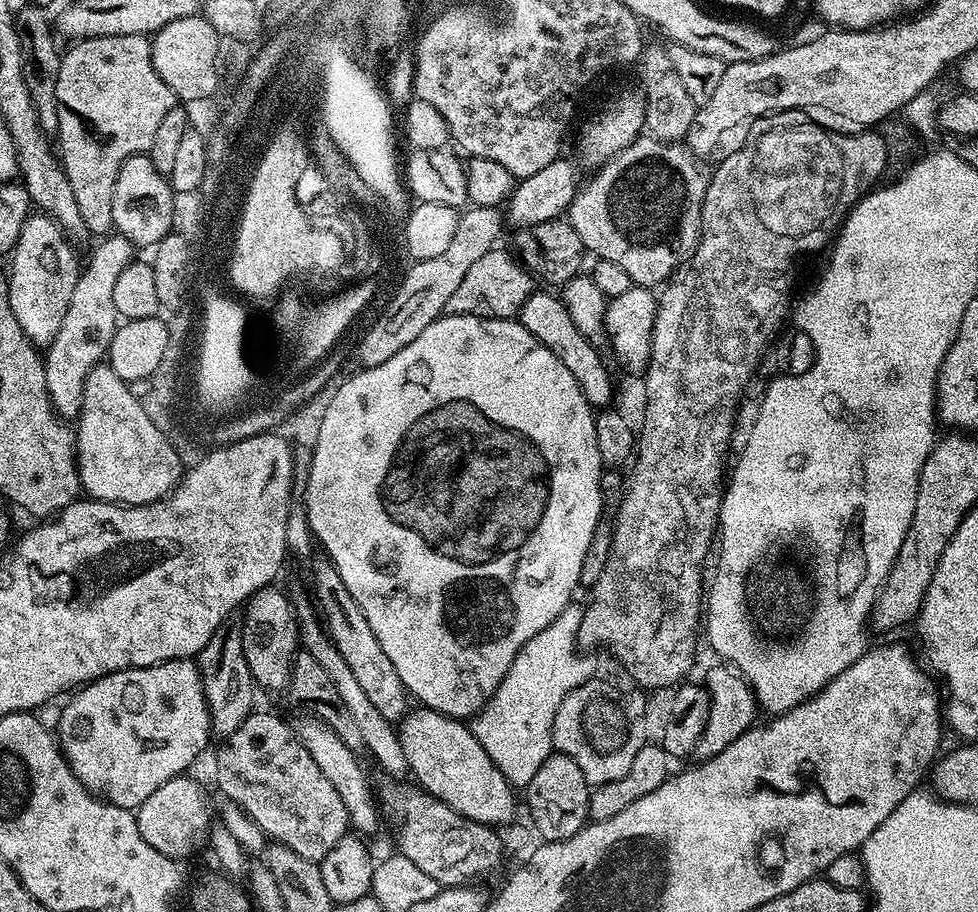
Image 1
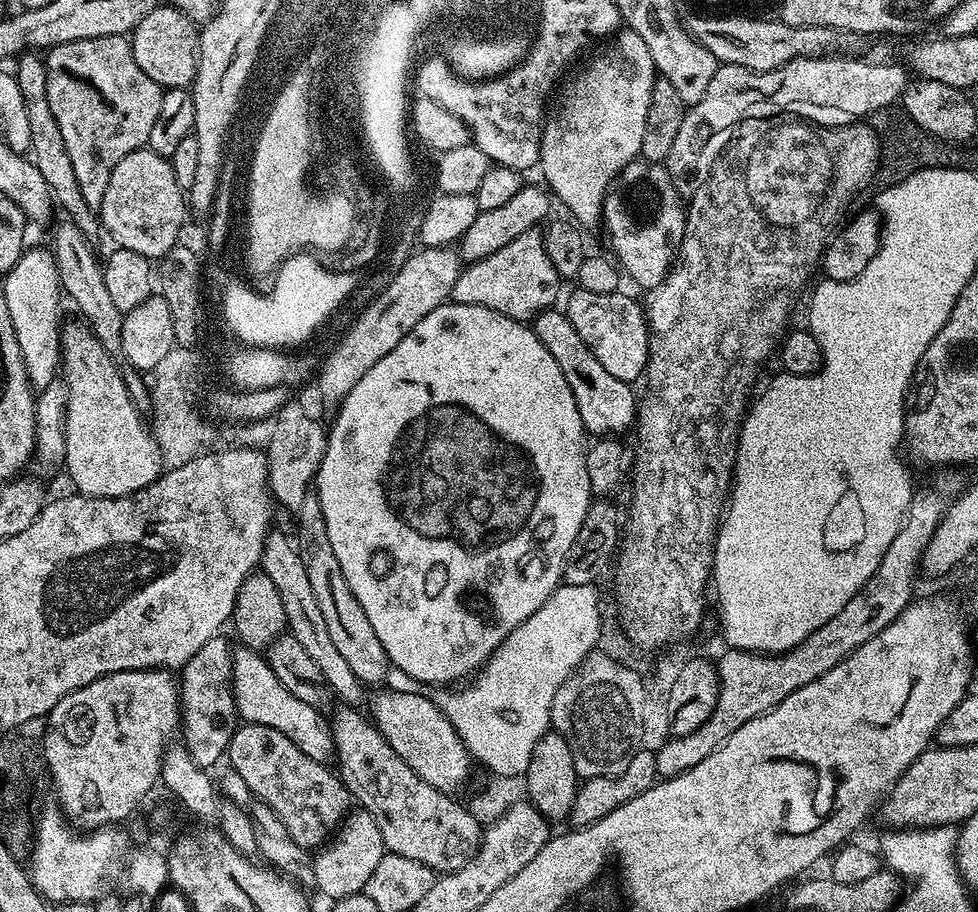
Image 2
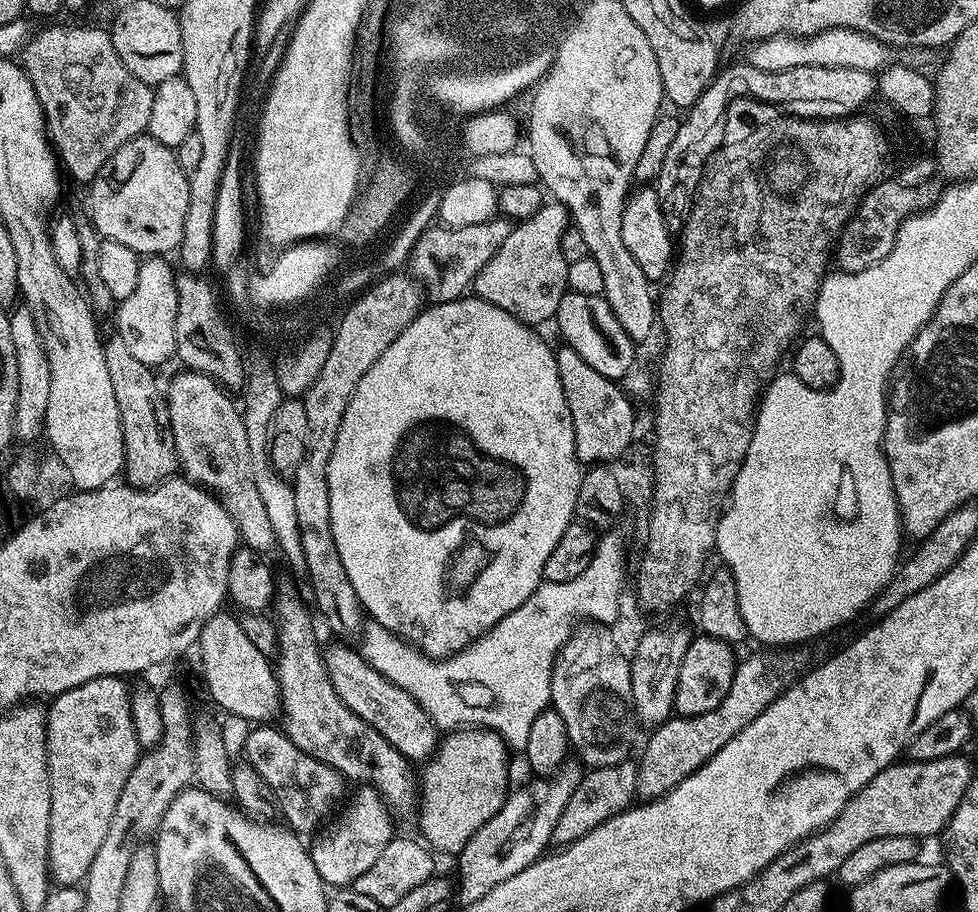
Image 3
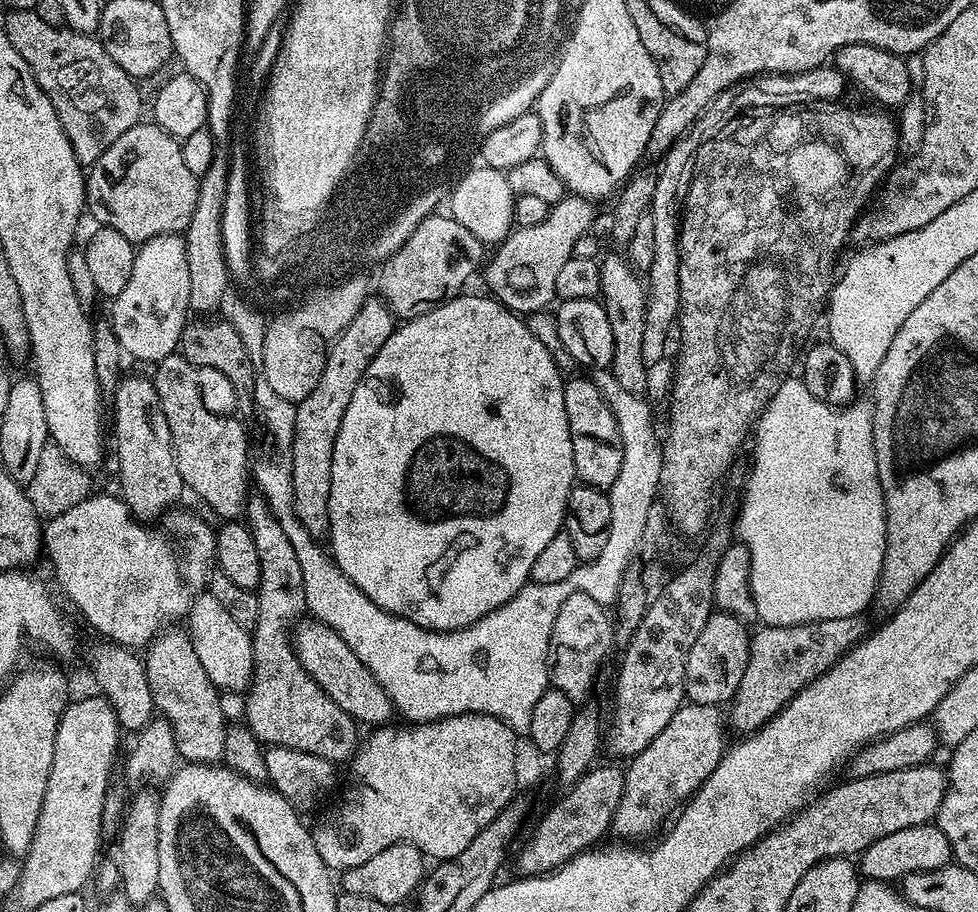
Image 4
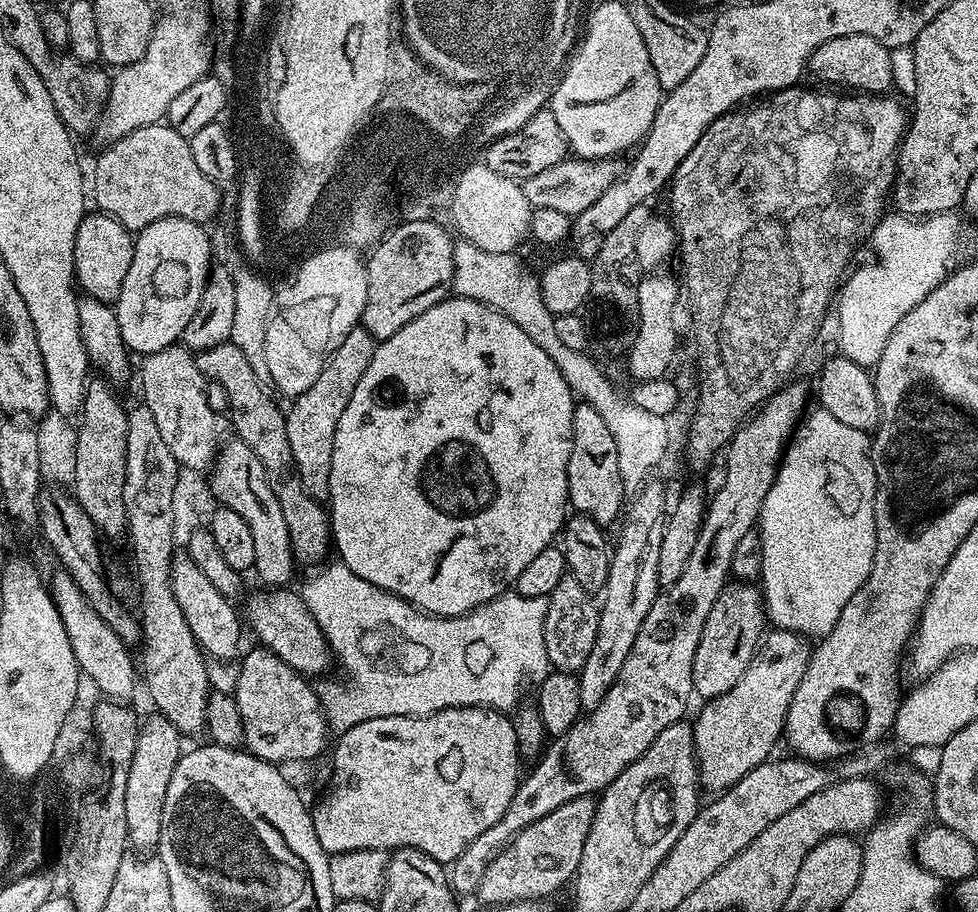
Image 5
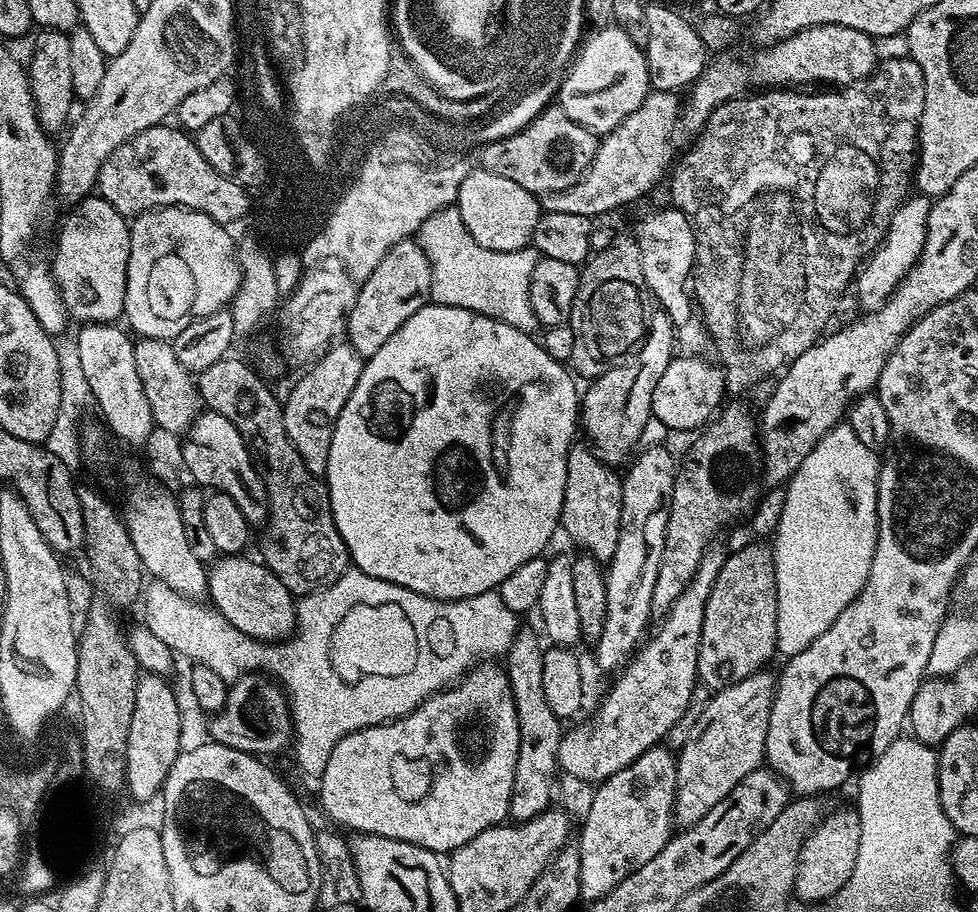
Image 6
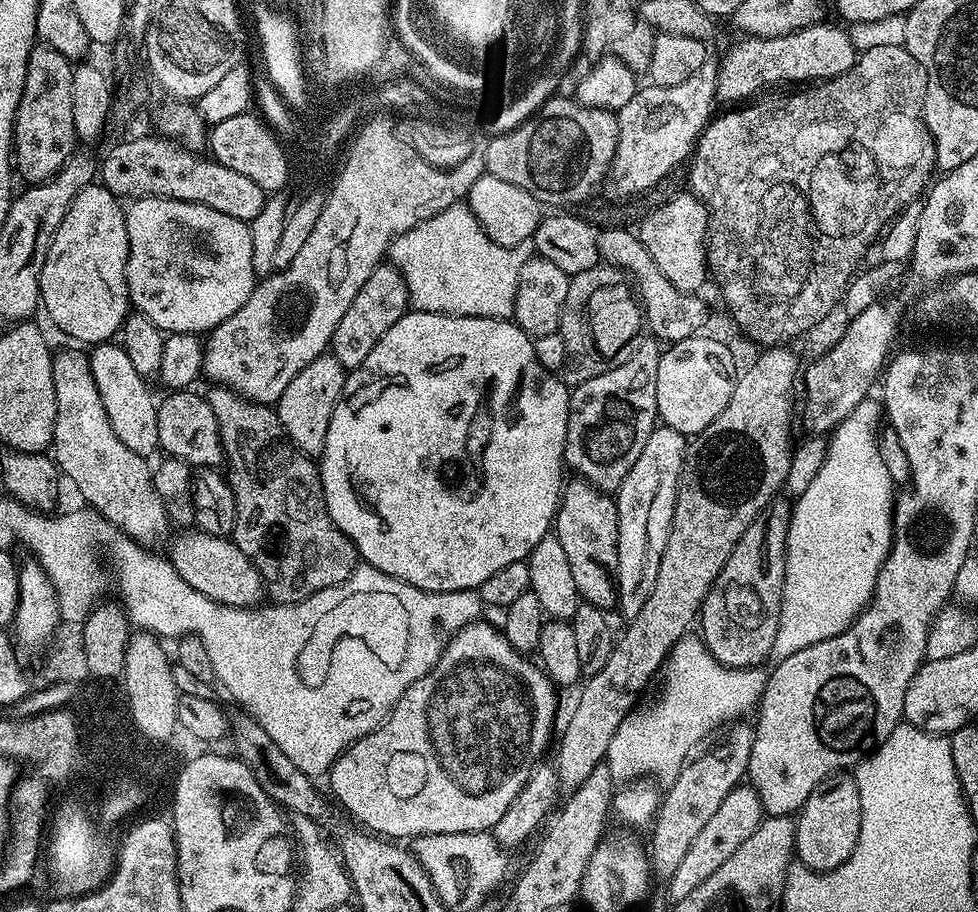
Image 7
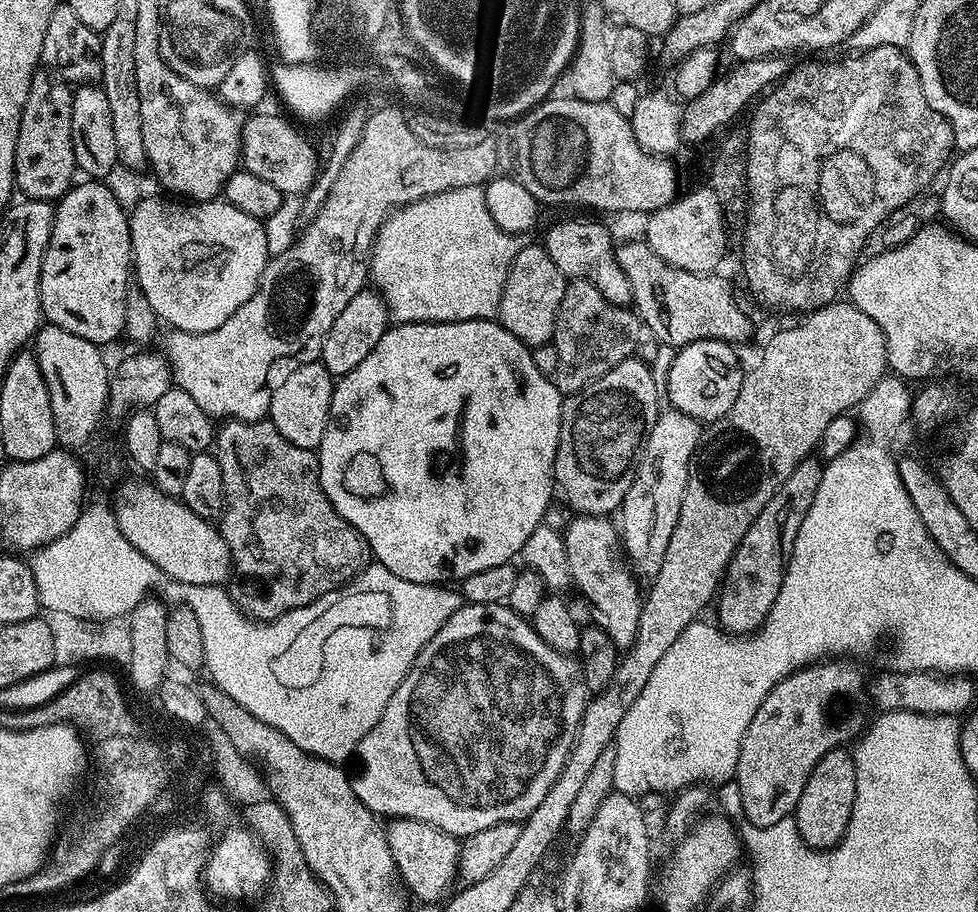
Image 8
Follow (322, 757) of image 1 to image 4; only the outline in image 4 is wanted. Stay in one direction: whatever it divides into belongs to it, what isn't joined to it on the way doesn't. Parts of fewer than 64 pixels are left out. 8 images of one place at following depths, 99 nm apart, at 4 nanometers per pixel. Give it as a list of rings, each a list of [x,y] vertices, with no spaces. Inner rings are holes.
[[[205,590],[188,611],[186,631],[194,642],[194,651],[198,653],[198,662],[202,662],[202,670],[206,670],[206,678],[210,678],[216,689],[224,694],[243,693],[252,683],[252,638],[249,629],[238,626],[234,617],[218,603],[218,598]]]

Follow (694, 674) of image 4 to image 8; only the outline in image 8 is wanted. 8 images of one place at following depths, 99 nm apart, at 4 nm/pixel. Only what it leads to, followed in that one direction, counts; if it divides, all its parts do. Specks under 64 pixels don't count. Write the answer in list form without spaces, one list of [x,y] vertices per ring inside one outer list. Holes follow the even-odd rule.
[[[809,458],[794,466],[794,474],[774,490],[774,498],[762,506],[762,514],[754,518],[750,530],[732,555],[727,573],[718,589],[715,601],[719,627],[736,638],[744,638],[764,627],[764,620],[782,590],[782,578],[788,569],[788,559],[794,550],[794,538],[802,526],[802,518],[810,514],[814,494],[818,494],[818,482],[822,482],[824,464],[819,459]]]

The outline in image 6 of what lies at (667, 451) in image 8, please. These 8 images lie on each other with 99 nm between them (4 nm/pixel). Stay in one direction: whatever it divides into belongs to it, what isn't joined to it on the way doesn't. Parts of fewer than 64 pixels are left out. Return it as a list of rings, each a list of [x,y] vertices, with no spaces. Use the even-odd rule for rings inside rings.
[[[648,446],[643,450],[644,453],[641,451],[627,465],[628,473],[622,476],[624,489],[618,550],[614,550],[614,558],[606,568],[606,626],[602,626],[602,638],[594,642],[596,664],[604,672],[619,669],[635,653],[645,639],[644,627],[648,619],[654,616],[654,578],[658,578],[658,566],[662,562],[668,503],[678,475],[678,464],[672,461],[664,446]]]

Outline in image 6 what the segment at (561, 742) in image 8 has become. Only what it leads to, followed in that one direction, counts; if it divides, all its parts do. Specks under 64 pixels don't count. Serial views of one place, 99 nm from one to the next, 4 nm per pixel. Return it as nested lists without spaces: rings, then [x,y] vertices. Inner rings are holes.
[[[481,662],[475,668],[468,669],[455,684],[447,687],[442,692],[423,700],[410,714],[400,717],[386,724],[375,724],[369,728],[363,728],[357,732],[346,734],[338,746],[330,754],[330,762],[326,762],[326,770],[318,778],[320,784],[320,808],[336,824],[348,828],[352,832],[365,832],[366,834],[378,834],[386,838],[398,838],[402,842],[410,842],[422,846],[426,850],[437,854],[450,854],[456,848],[460,848],[470,838],[482,834],[482,830],[495,828],[497,824],[503,824],[509,819],[508,800],[511,798],[511,788],[514,786],[515,767],[518,766],[518,742],[520,731],[518,730],[518,714],[514,706],[514,698],[507,671],[500,668],[496,662]]]

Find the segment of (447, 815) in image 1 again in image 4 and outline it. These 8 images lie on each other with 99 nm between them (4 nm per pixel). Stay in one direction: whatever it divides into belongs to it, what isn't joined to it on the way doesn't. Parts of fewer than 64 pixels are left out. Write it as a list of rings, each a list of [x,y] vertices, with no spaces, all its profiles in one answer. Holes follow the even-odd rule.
[[[259,494],[249,495],[246,505],[246,523],[248,528],[254,534],[254,546],[258,546],[258,562],[262,562],[262,578],[260,579],[259,588],[255,589],[256,597],[258,598],[258,622],[254,631],[251,633],[252,638],[252,683],[246,689],[246,697],[248,696],[248,705],[245,706],[244,712],[248,729],[260,739],[264,746],[288,747],[298,751],[305,751],[306,754],[318,755],[323,759],[331,762],[351,761],[356,754],[358,747],[358,736],[356,740],[356,728],[358,729],[357,721],[352,719],[350,714],[346,714],[346,710],[342,710],[338,706],[338,702],[334,702],[334,698],[330,698],[330,694],[326,694],[326,690],[322,690],[322,686],[318,686],[318,682],[314,682],[314,678],[310,678],[310,674],[302,666],[302,662],[296,657],[296,645],[294,643],[293,633],[290,631],[295,629],[298,621],[305,615],[308,603],[306,602],[306,586],[302,582],[302,566],[298,566],[298,557],[294,555],[294,546],[290,546],[290,538],[286,538],[285,531],[278,522],[278,518],[274,516],[270,510],[270,506],[265,502],[264,497]]]

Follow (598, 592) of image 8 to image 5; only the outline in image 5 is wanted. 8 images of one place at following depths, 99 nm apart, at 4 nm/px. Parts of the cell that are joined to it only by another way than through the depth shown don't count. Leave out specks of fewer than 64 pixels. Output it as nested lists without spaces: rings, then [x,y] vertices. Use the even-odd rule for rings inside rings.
[[[580,402],[572,409],[572,453],[568,459],[568,502],[579,515],[588,516],[602,526],[621,519],[626,508],[626,485],[618,470],[618,446],[594,406]]]

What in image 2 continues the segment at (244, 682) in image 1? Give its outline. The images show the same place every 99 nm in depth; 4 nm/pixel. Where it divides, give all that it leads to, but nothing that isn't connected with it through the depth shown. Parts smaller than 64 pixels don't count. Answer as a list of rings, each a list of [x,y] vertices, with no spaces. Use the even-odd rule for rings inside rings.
[[[227,635],[210,638],[190,662],[179,669],[180,723],[184,744],[193,761],[201,766],[219,765],[225,759],[228,745],[238,727],[236,703],[232,693],[233,645],[228,645]]]

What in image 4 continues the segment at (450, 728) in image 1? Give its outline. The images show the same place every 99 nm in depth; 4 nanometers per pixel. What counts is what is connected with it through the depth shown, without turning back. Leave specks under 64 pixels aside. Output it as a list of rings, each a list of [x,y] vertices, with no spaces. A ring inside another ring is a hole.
[[[315,618],[301,619],[294,629],[294,643],[296,657],[310,678],[314,678],[314,682],[318,682],[318,686],[322,686],[322,690],[326,690],[326,694],[330,694],[330,698],[334,698],[334,702],[338,702],[338,706],[346,710],[346,714],[350,714],[353,720],[367,726],[384,726],[391,721],[388,719],[394,716],[394,709],[386,690],[382,690],[374,674],[370,674],[358,654],[354,654],[354,650],[342,642],[332,627]]]

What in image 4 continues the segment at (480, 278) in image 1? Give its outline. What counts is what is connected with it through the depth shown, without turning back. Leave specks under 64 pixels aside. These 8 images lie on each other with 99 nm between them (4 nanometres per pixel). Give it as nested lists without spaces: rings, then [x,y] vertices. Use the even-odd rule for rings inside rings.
[[[566,194],[557,204],[549,207],[542,222],[535,226],[517,227],[509,232],[505,240],[495,245],[493,252],[496,253],[484,272],[484,280],[489,288],[487,291],[514,313],[545,311],[557,299],[558,273],[573,255],[576,241],[593,231],[596,208],[593,201]]]

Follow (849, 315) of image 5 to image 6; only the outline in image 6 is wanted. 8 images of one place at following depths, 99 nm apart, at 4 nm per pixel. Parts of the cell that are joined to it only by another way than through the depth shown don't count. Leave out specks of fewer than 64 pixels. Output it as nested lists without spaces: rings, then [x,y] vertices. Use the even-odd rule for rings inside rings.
[[[912,194],[894,214],[894,218],[888,227],[888,235],[884,237],[883,244],[868,257],[866,263],[859,269],[858,275],[855,277],[854,292],[856,288],[856,296],[860,299],[861,309],[871,310],[883,306],[894,289],[900,285],[904,275],[916,265],[916,260],[924,249],[929,206],[929,197]]]

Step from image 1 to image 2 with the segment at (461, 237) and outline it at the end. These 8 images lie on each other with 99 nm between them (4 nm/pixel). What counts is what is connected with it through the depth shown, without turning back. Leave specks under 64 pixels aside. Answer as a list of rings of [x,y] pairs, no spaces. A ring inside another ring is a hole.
[[[445,246],[442,248],[425,248],[413,251],[408,260],[391,277],[392,280],[364,309],[360,312],[360,317],[349,326],[344,332],[344,337],[325,355],[323,364],[318,371],[318,389],[325,405],[338,406],[358,386],[358,378],[374,366],[430,310],[434,310],[439,304],[445,303],[452,295],[452,287],[458,278],[462,267],[462,257],[455,247]]]

